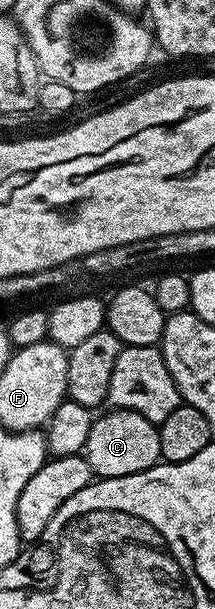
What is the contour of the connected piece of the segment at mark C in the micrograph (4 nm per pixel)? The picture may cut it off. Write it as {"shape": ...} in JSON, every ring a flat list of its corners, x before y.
{"shape":[[115,408,107,412,93,420,84,450,84,457,89,461,90,470,95,476,130,476,159,462,161,439,155,424,135,411]]}

